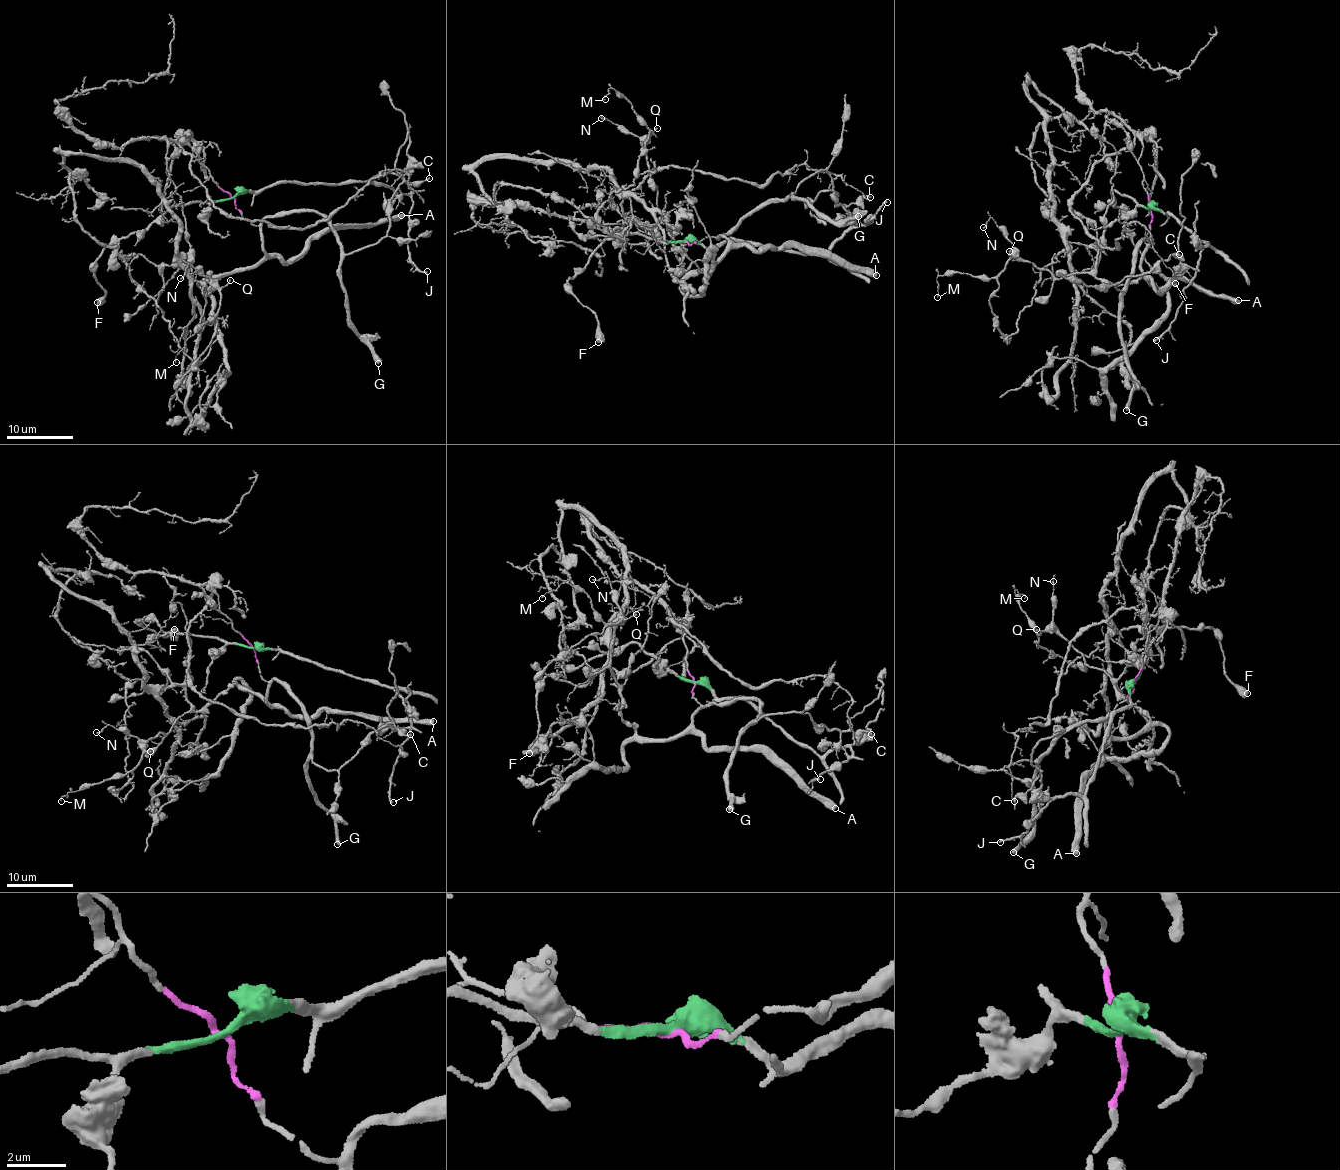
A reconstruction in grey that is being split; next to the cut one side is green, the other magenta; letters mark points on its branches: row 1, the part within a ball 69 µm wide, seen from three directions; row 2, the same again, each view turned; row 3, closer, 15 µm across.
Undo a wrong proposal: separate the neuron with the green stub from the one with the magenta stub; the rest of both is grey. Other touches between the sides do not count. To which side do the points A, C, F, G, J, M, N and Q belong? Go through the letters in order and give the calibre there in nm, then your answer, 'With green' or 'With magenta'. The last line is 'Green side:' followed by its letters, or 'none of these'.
A: Thickness 600 nm. With magenta
C: Thickness 190 nm. With magenta
F: Thickness 750 nm. With green
G: Thickness 500 nm. With magenta
J: Thickness 220 nm. With green
M: Thickness 100 nm. With magenta
N: Thickness 110 nm. With magenta
Q: Thickness 120 nm. With magenta
Green side: F, J

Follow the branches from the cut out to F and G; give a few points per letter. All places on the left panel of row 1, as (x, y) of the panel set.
F: (233, 197), (172, 206), (147, 227), (107, 246), (95, 261), (93, 275), (106, 294), (96, 303)
G: (233, 197), (236, 209), (256, 225), (302, 209), (315, 210), (328, 222), (340, 246), (348, 325), (378, 363)

